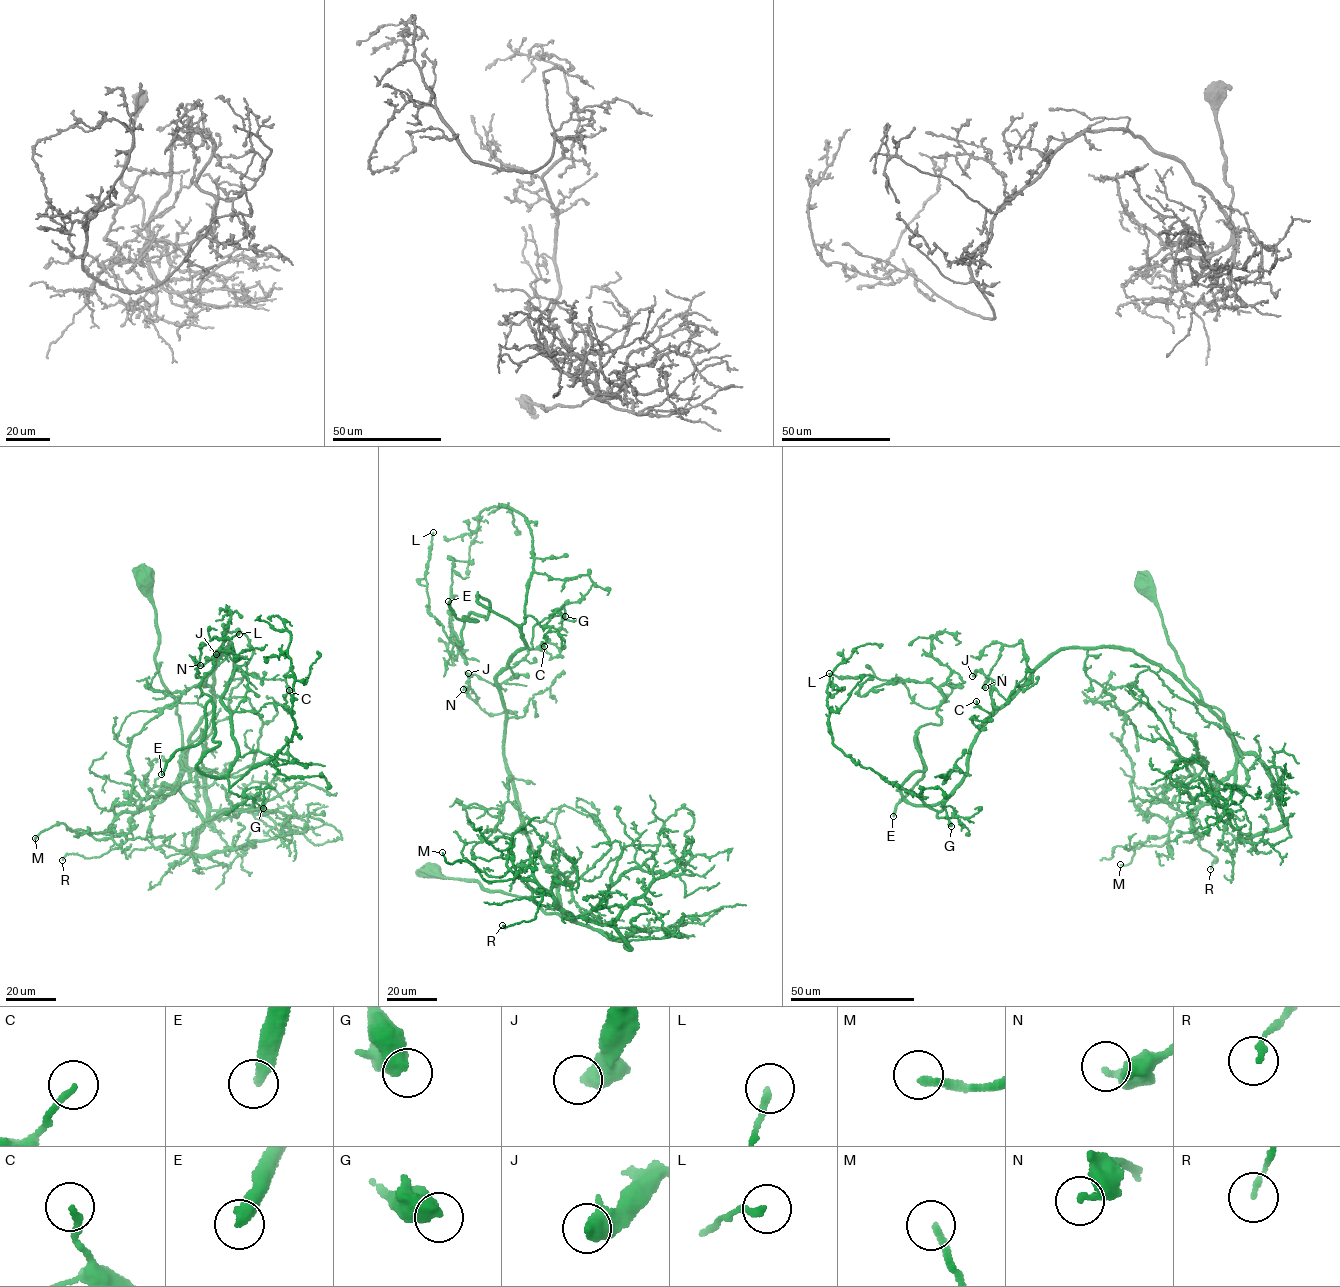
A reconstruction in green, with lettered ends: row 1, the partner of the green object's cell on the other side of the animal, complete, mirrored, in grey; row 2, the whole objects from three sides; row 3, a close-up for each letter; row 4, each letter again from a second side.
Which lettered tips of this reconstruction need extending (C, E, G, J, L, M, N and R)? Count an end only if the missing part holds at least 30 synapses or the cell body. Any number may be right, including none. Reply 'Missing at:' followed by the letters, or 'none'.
Missing at: E, M

